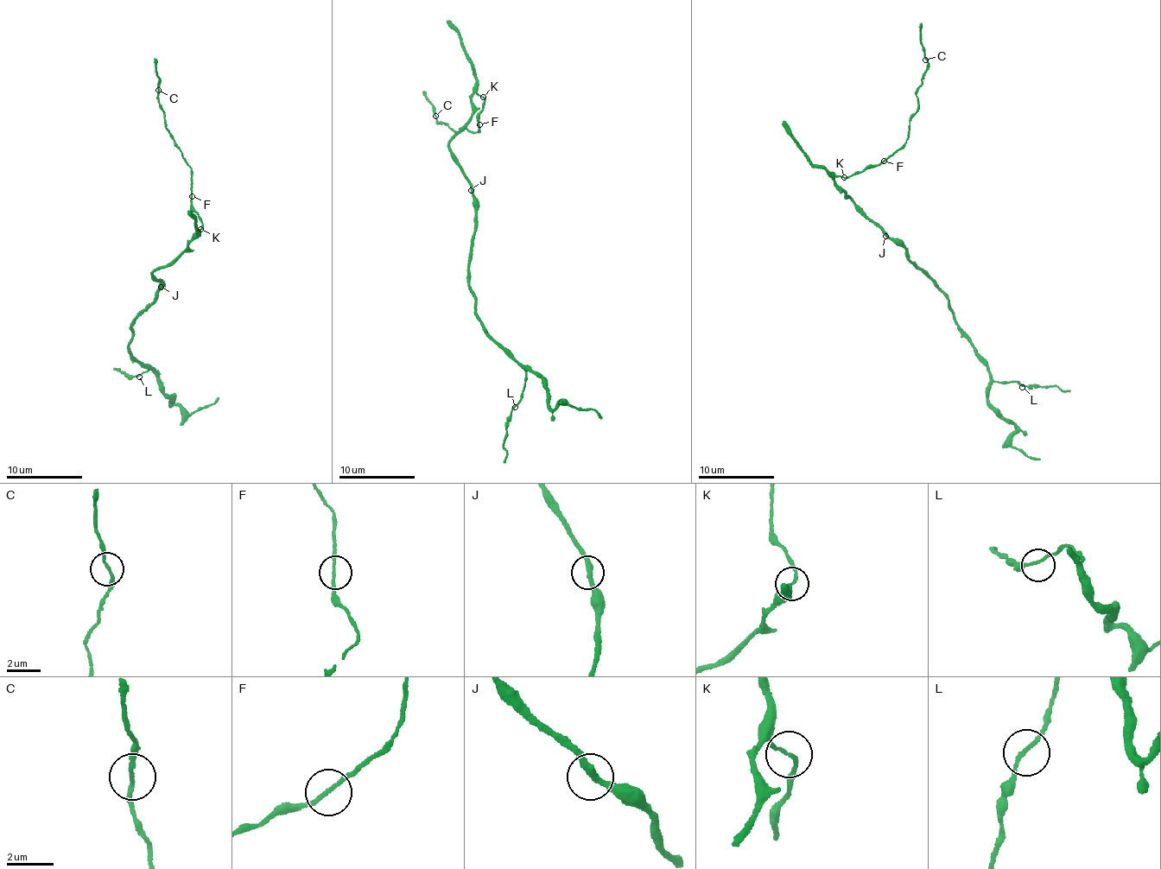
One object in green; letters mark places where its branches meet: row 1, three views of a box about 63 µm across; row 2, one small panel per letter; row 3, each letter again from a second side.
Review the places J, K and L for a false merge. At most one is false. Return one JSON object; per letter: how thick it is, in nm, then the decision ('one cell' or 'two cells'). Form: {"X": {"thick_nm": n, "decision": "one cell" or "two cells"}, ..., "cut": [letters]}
{"J": {"thick_nm": 280, "decision": "one cell"}, "K": {"thick_nm": 130, "decision": "one cell"}, "L": {"thick_nm": 140, "decision": "one cell"}, "cut": []}

